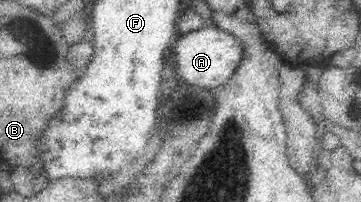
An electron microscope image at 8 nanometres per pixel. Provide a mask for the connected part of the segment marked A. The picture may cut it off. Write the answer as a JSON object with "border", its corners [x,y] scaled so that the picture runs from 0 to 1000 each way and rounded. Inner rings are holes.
{"border":[[[560,139],[515,173],[496,173],[482,208],[482,307],[499,406],[571,446],[604,446],[634,406],[668,292],[665,203],[598,139]]]}

